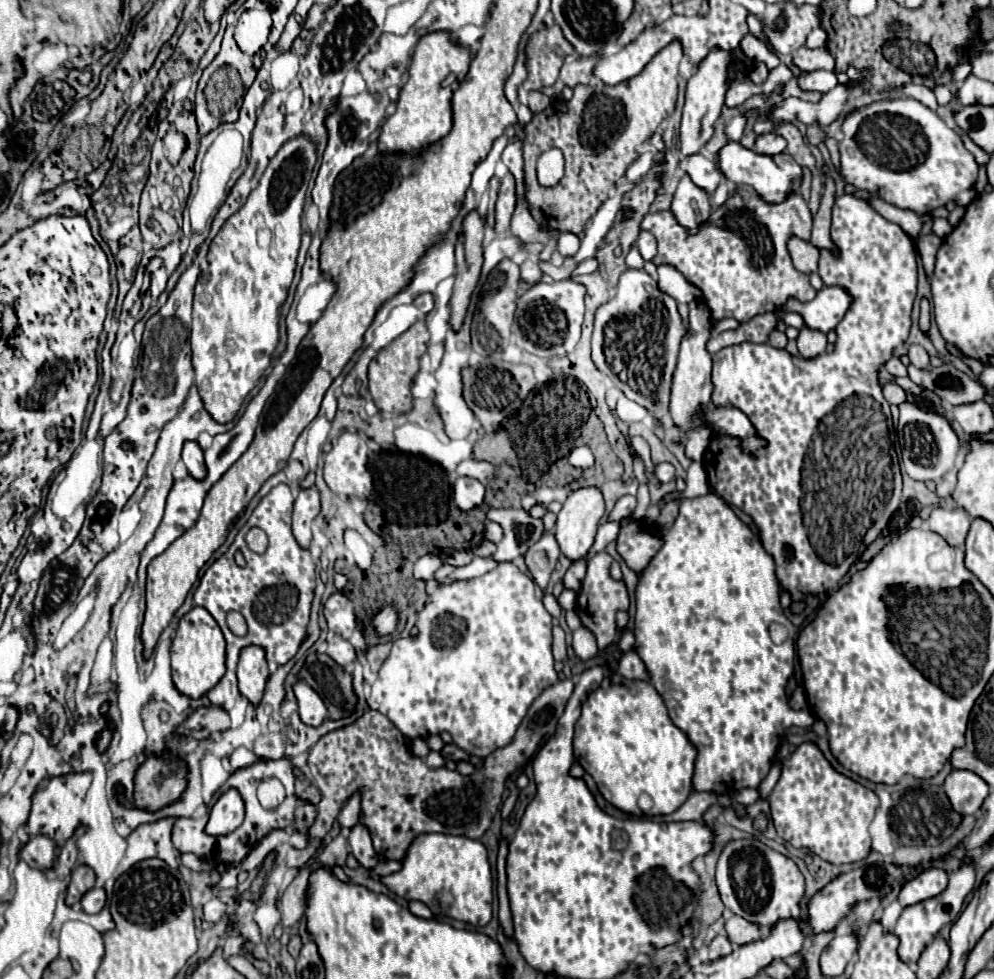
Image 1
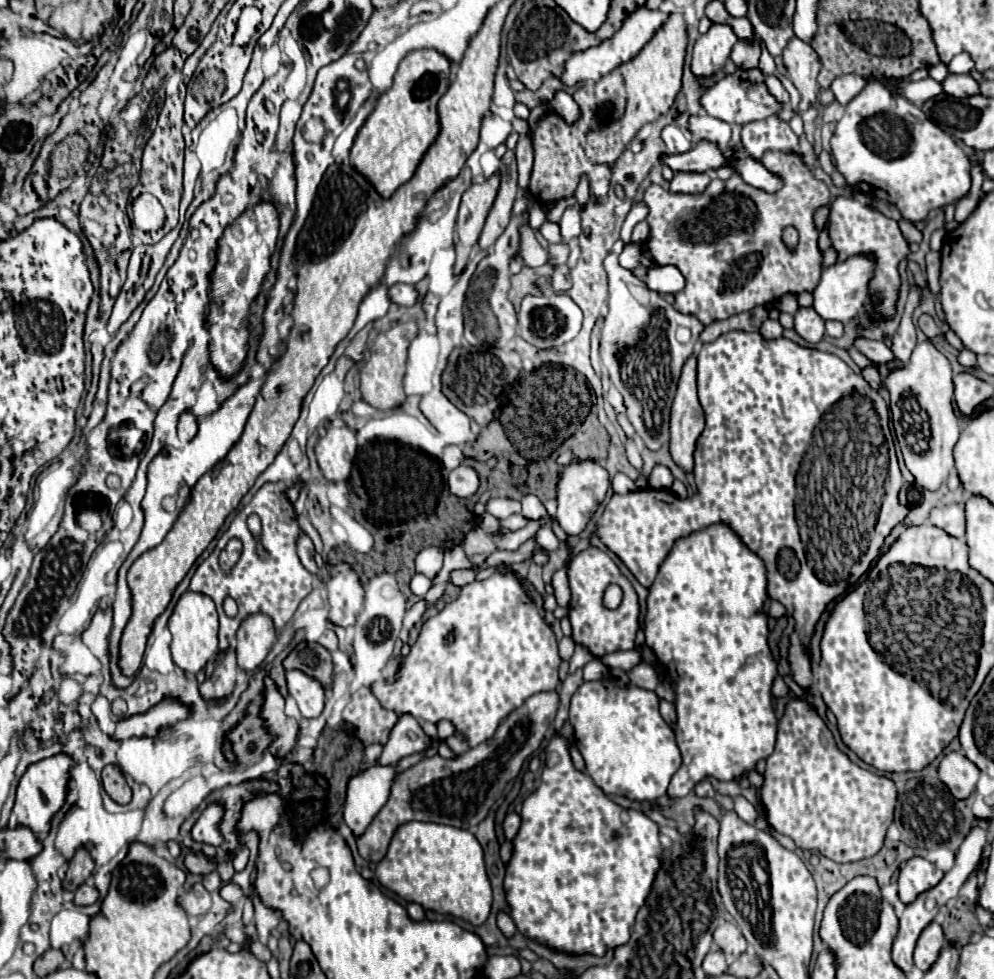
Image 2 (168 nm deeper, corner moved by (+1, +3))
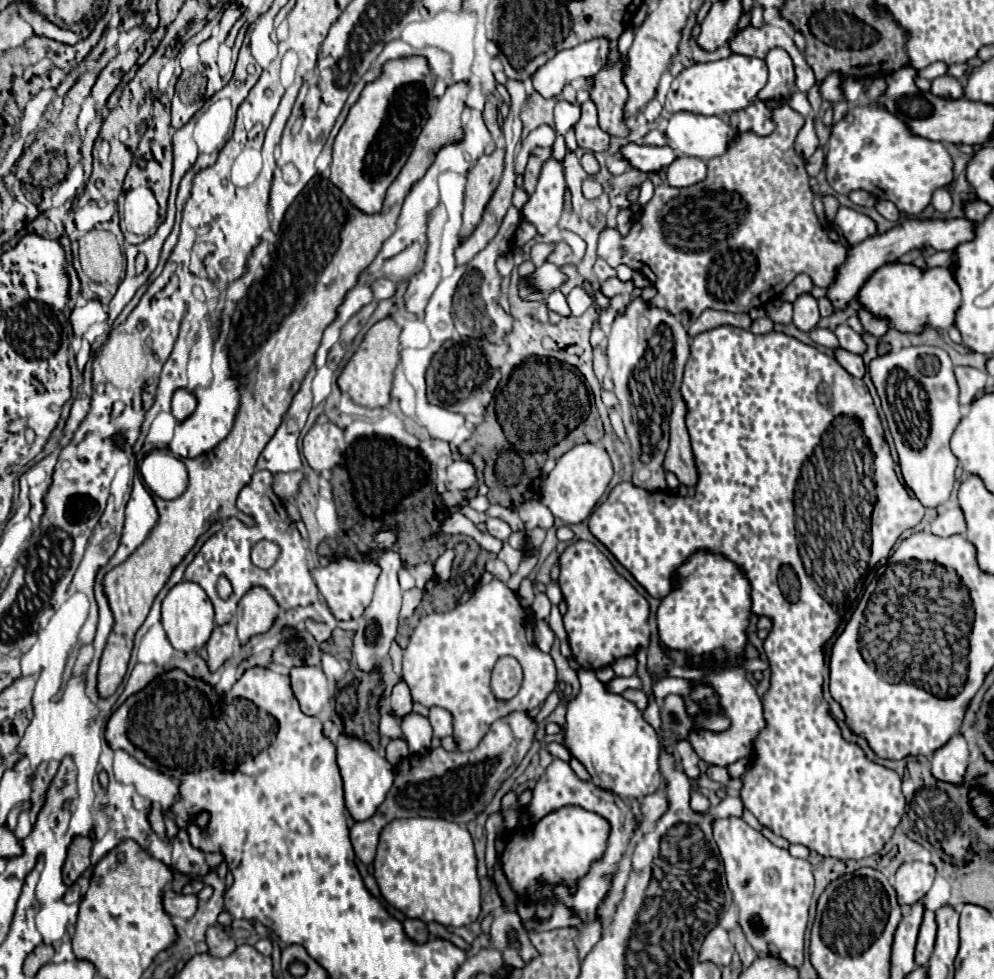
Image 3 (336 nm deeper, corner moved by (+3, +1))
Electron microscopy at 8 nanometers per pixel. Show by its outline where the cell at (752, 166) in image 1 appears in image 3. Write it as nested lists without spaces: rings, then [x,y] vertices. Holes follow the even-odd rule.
[[[628,143],[626,147],[622,147],[624,157],[630,161],[632,167],[650,173],[650,171],[660,171],[666,169],[668,165],[672,165],[672,161],[676,161],[676,153],[664,145],[664,147],[654,147],[654,145],[636,145],[636,143]]]

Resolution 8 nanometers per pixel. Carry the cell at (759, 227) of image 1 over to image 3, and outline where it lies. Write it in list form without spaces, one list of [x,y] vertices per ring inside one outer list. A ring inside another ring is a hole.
[[[776,103],[766,105],[772,109],[776,121],[776,131],[772,135],[738,135],[724,155],[710,159],[708,179],[686,189],[660,185],[646,209],[636,215],[626,237],[616,229],[600,233],[598,257],[606,259],[612,267],[626,263],[632,269],[642,271],[658,289],[658,295],[650,301],[652,305],[666,307],[672,315],[688,311],[694,319],[706,309],[748,313],[754,307],[778,299],[786,285],[800,273],[806,273],[816,287],[826,289],[832,283],[836,267],[842,265],[846,257],[846,247],[842,243],[832,243],[826,227],[818,221],[804,159],[794,151],[794,137],[802,127],[804,117],[786,103],[782,107],[776,107]]]

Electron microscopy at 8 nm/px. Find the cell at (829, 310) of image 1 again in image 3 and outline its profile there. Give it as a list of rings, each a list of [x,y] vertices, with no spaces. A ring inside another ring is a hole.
[[[958,217],[958,219],[950,219],[950,221],[942,221],[942,219],[928,219],[928,221],[920,221],[920,219],[906,219],[902,221],[898,227],[890,229],[884,235],[874,235],[864,239],[862,243],[848,247],[848,255],[846,261],[840,265],[840,269],[836,269],[836,277],[832,281],[832,285],[826,291],[826,297],[830,299],[830,303],[834,305],[834,311],[844,311],[860,293],[860,289],[864,287],[864,281],[868,281],[868,277],[872,277],[872,273],[876,269],[880,269],[886,263],[894,263],[898,261],[904,253],[918,249],[922,245],[932,245],[936,251],[952,251],[956,249],[956,245],[970,241],[974,223]]]

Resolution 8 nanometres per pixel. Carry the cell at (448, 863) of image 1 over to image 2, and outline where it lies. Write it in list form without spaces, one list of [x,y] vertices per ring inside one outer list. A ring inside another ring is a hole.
[[[408,821],[396,829],[388,853],[374,873],[380,885],[424,909],[454,915],[472,925],[482,925],[490,913],[492,889],[482,859],[482,847],[466,829]]]

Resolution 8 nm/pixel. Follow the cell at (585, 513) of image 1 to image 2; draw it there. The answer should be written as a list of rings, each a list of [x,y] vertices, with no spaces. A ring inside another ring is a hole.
[[[582,459],[582,461],[564,465],[564,469],[560,471],[560,479],[558,479],[556,519],[562,525],[562,529],[566,531],[566,535],[578,535],[580,531],[584,531],[586,523],[592,519],[598,505],[604,501],[608,487],[610,487],[610,475],[598,461]]]

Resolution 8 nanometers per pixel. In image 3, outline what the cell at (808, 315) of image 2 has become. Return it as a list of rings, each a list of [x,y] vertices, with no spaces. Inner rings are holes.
[[[808,293],[806,295],[800,295],[796,301],[794,301],[794,325],[804,331],[804,333],[810,333],[820,321],[820,313],[818,313],[818,303],[814,297],[810,297]]]

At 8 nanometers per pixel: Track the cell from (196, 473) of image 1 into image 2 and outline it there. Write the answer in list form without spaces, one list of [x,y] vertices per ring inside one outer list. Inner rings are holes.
[[[184,411],[178,419],[178,437],[182,443],[188,443],[190,439],[194,439],[198,431],[198,423],[196,423],[196,417],[192,411]]]

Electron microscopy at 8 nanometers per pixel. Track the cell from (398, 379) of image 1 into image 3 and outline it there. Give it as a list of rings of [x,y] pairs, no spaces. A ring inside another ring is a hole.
[[[382,319],[370,327],[364,341],[360,343],[354,357],[342,369],[338,377],[338,387],[352,397],[354,403],[362,407],[386,407],[390,403],[390,391],[394,381],[394,369],[400,361],[400,325],[392,319]]]

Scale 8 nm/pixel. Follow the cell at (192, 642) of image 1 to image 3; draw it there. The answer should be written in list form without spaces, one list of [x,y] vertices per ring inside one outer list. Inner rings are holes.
[[[182,581],[176,587],[172,587],[168,591],[166,599],[162,601],[162,627],[168,635],[168,641],[172,643],[172,647],[176,651],[194,653],[194,651],[204,649],[212,635],[212,629],[216,627],[214,607],[208,601],[208,595],[204,593],[204,589],[190,581]]]

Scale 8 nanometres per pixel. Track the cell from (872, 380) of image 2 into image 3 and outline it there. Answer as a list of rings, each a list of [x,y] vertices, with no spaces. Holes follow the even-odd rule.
[[[838,349],[838,351],[836,351],[836,359],[838,359],[838,363],[840,363],[850,375],[854,375],[854,377],[858,377],[858,379],[862,379],[862,377],[866,375],[866,365],[864,365],[864,361],[862,361],[860,355],[852,355],[852,353],[848,353],[846,349]]]

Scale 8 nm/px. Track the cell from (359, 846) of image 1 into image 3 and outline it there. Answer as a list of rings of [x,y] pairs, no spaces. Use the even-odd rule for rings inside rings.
[[[340,735],[338,739],[338,767],[340,775],[344,781],[344,799],[346,799],[346,809],[352,815],[354,821],[366,821],[376,813],[376,809],[382,805],[388,789],[392,787],[392,781],[396,777],[394,765],[390,765],[386,759],[378,757],[376,751],[354,737]]]

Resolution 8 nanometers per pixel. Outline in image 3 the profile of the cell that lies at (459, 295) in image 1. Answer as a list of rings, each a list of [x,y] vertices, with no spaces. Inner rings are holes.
[[[496,149],[488,157],[480,157],[476,165],[470,169],[466,181],[466,195],[464,195],[464,213],[462,213],[464,221],[460,229],[460,243],[464,243],[480,223],[482,213],[500,183],[502,171],[504,171],[502,149]]]

